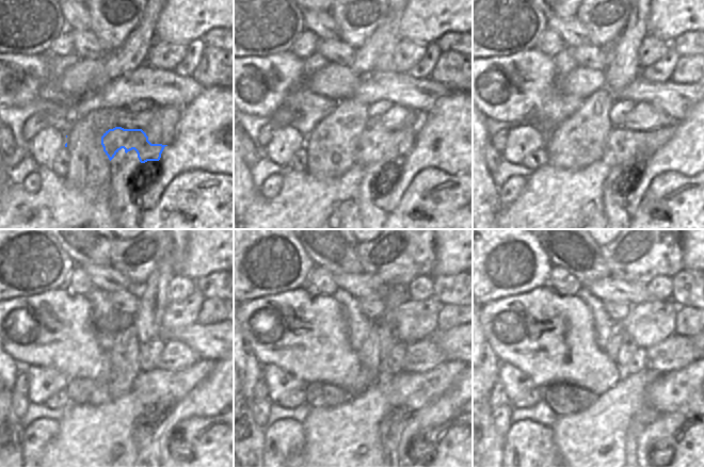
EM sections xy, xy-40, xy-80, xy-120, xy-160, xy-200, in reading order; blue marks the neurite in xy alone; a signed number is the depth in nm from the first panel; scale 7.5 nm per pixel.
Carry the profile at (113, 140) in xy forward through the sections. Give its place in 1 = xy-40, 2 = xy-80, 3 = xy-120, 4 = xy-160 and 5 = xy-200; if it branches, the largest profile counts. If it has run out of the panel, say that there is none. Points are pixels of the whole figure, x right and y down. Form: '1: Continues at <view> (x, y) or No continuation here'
1: Continues at xy-40 (381, 145)
2: Continues at xy-80 (624, 147)
3: Continues at xy-120 (158, 388)
4: Continues at xy-160 (414, 390)
5: Continues at xy-200 (681, 391)

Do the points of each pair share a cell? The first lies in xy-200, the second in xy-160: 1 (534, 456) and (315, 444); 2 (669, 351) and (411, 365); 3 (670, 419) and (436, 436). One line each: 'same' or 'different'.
1: different
2: same
3: different

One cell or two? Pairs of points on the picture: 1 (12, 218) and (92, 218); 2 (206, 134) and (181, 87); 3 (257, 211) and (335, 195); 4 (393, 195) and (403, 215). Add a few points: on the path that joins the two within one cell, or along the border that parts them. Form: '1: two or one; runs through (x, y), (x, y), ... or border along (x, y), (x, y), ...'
1: one; runs through (32, 210), (40, 218), (72, 218)
2: two; border along (204, 89), (182, 108)
3: one; runs through (276, 211), (316, 211)
4: two; border along (411, 182), (399, 204), (387, 214)

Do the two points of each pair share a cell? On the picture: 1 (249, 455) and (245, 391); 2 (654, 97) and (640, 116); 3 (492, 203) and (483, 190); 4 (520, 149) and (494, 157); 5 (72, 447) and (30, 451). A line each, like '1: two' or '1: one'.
1: one
2: two
3: one
4: two
5: two

